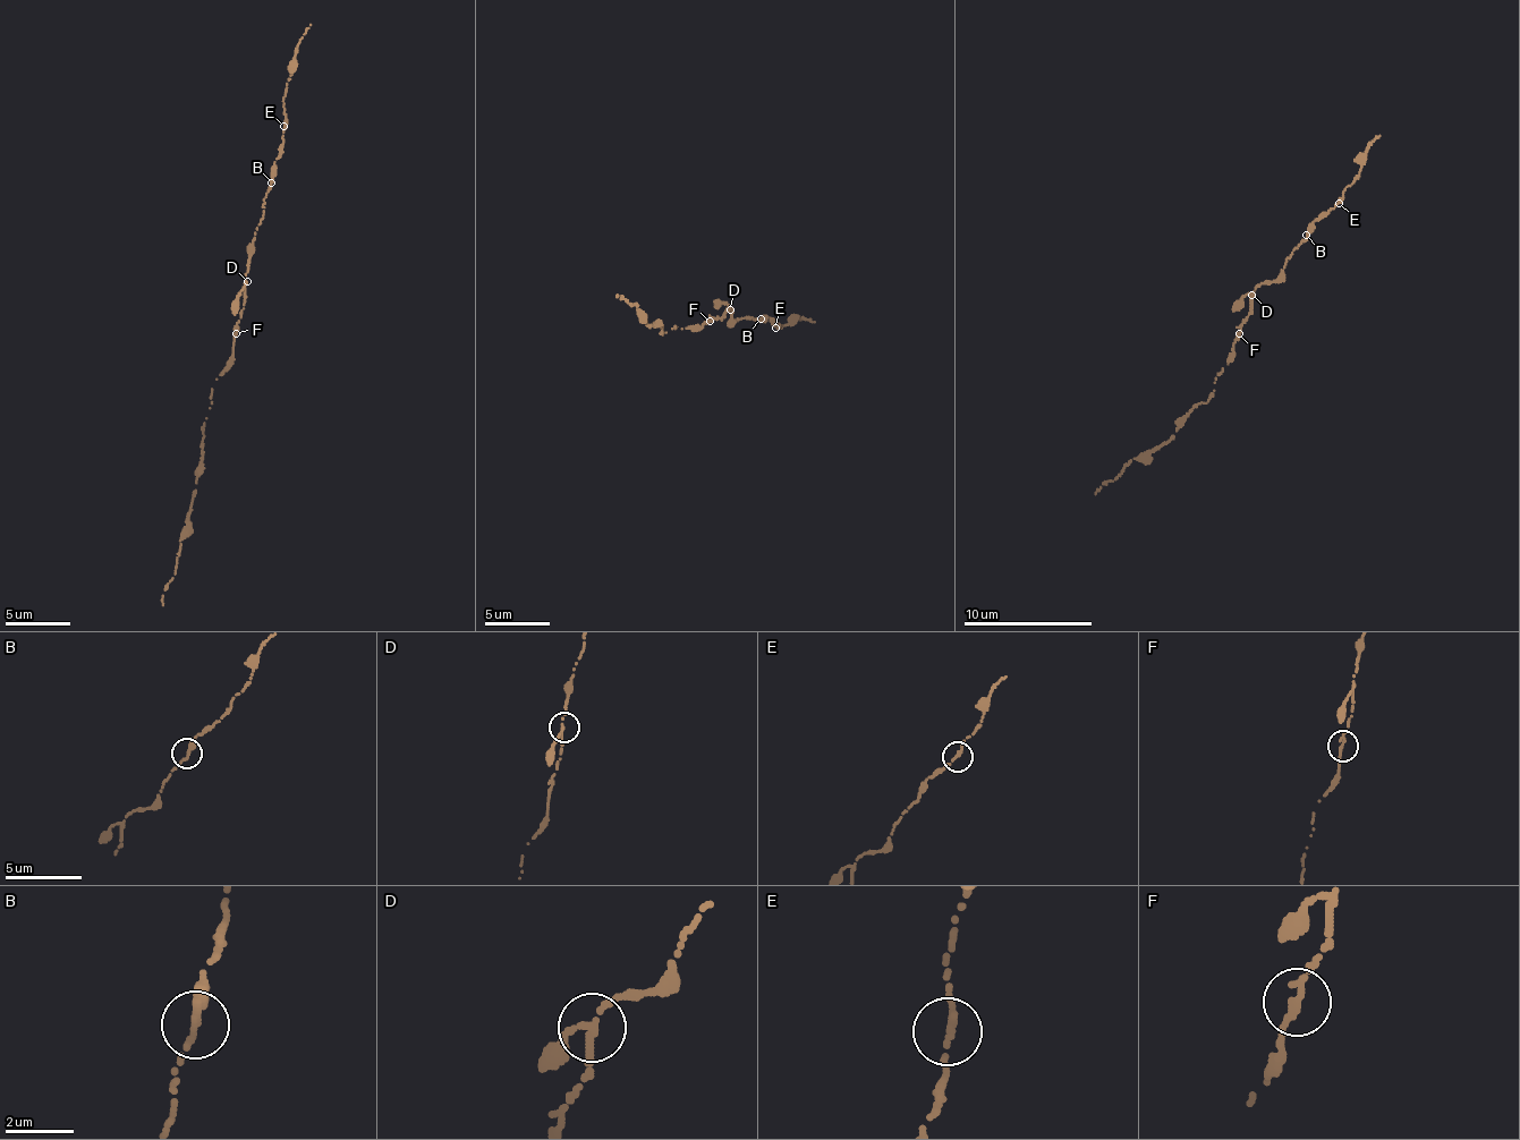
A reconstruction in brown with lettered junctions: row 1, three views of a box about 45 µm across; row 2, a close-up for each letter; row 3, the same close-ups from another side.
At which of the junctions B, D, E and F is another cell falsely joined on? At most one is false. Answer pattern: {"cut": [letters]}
{"cut": []}

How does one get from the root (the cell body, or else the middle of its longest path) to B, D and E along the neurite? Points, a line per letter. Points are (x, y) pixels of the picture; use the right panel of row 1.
B: (1241, 323), (1249, 314), (1249, 292), (1281, 274), (1285, 260), (1306, 235)
D: (1241, 323), (1249, 314), (1251, 295)
E: (1241, 323), (1249, 314), (1249, 292), (1281, 274), (1285, 260), (1306, 238), (1308, 224), (1339, 203)

